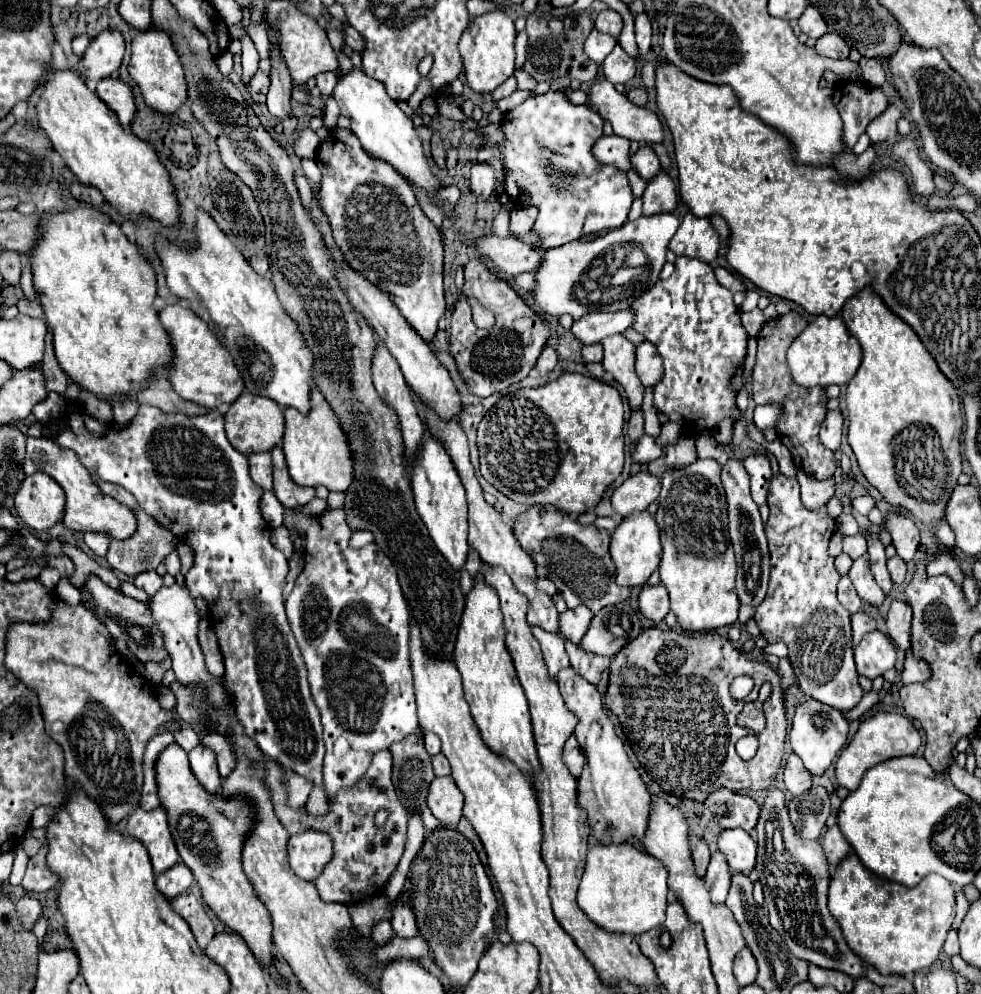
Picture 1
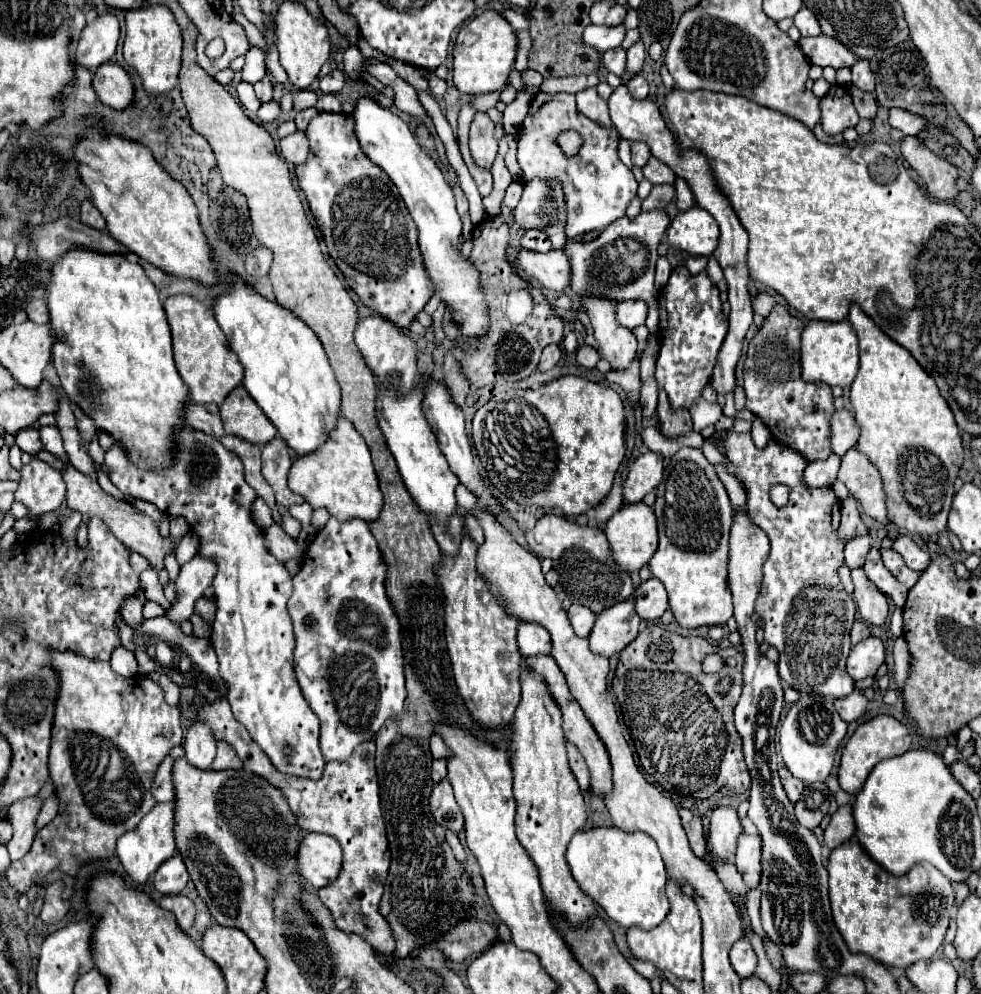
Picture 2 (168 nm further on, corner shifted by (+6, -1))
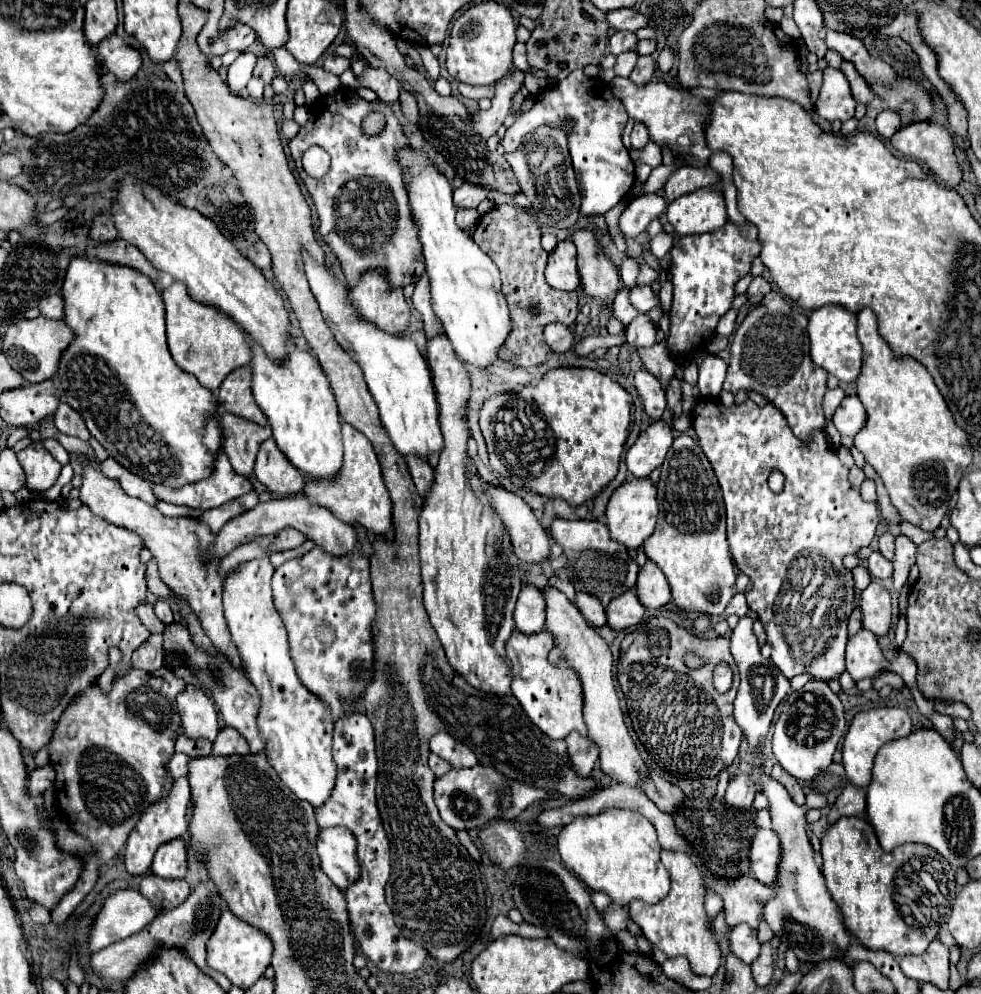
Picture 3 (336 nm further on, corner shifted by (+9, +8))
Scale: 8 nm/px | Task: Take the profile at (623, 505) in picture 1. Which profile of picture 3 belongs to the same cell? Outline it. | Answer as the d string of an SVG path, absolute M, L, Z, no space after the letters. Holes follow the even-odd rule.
M657 420L643 430L637 442L627 452L627 468L635 478L647 478L665 460L667 450L673 444L673 428Z

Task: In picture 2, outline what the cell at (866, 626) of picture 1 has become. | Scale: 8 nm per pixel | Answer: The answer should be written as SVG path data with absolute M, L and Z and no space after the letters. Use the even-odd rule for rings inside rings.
M856 621L856 623L852 625L852 631L850 631L850 635L852 635L852 645L856 645L858 641L862 641L864 637L868 637L868 635L870 635L868 623L866 623L866 621Z

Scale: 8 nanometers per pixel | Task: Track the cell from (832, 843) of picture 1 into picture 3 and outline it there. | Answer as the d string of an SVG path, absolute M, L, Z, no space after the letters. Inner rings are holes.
M849 784L841 792L837 802L831 806L827 820L829 820L829 824L835 824L843 816L863 816L865 808L867 808L867 792L863 788Z

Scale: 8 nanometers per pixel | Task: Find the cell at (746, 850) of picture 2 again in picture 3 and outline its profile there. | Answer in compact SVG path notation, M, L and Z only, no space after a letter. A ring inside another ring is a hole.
M763 830L755 834L755 842L751 844L751 874L755 880L775 886L779 876L781 862L781 842L773 830Z

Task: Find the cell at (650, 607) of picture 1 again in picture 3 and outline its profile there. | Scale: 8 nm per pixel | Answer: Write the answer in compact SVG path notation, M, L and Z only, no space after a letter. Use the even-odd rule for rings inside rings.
M647 560L647 564L639 570L635 588L637 588L637 596L639 596L641 604L649 610L663 608L671 600L669 582L667 582L663 570L651 560Z

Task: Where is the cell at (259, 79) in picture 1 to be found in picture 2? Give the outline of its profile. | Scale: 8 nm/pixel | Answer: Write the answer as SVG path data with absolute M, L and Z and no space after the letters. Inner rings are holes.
M264 77L260 81L254 83L254 91L256 91L256 97L266 103L266 101L272 101L272 79L270 77Z

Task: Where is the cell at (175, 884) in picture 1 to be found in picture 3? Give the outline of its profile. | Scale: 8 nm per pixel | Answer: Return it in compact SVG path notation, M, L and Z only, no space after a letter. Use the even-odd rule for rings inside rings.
M183 838L159 846L151 870L161 878L183 878L187 872L187 844Z

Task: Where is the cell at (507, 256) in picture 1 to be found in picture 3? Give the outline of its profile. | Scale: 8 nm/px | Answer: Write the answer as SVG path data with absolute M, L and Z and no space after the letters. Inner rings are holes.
M569 240L559 242L555 252L549 256L549 264L545 270L547 282L555 290L577 290L581 286L577 274L577 260L575 260L575 244Z

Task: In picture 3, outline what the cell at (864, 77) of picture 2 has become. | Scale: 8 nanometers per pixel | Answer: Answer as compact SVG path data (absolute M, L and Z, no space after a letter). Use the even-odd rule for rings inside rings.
M843 60L841 62L841 68L839 68L843 74L845 74L845 78L849 80L849 86L851 86L851 94L853 94L853 98L855 98L855 102L857 104L869 104L873 98L875 98L875 94L871 92L871 88L867 86L867 82L859 76L859 72L847 62L847 60Z

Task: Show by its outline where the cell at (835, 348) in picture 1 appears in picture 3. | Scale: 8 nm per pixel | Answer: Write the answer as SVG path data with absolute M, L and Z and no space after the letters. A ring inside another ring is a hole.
M835 304L823 306L811 314L807 332L811 340L811 360L817 366L837 376L841 382L857 380L861 372L863 354L861 354L861 342L857 338L857 316L853 312L845 310L843 306L835 306Z

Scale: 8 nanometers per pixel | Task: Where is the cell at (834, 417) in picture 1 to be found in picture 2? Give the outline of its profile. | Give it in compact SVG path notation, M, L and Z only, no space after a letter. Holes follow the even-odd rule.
M846 409L836 411L832 415L832 421L830 421L830 447L832 447L832 453L844 455L848 449L854 447L856 439L858 439L858 425L854 423L854 417Z

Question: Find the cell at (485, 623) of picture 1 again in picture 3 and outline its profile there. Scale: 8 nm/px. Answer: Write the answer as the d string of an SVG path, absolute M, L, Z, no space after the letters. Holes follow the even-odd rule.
M441 332L435 338L427 338L427 362L433 374L433 386L439 402L439 426L443 434L443 450L439 454L433 484L423 498L423 510L419 516L419 550L421 550L421 570L423 570L423 584L425 594L423 602L431 624L445 648L447 658L457 674L461 674L471 686L493 692L493 694L509 694L511 688L511 674L509 662L503 654L505 642L511 636L515 622L513 622L513 608L517 602L519 588L523 588L519 558L515 558L511 550L511 540L507 538L507 530L495 510L491 510L491 502L487 496L477 496L471 488L467 474L479 474L473 456L467 450L467 442L471 438L467 414L469 414L469 398L471 398L471 378L465 364L455 356L449 338Z

